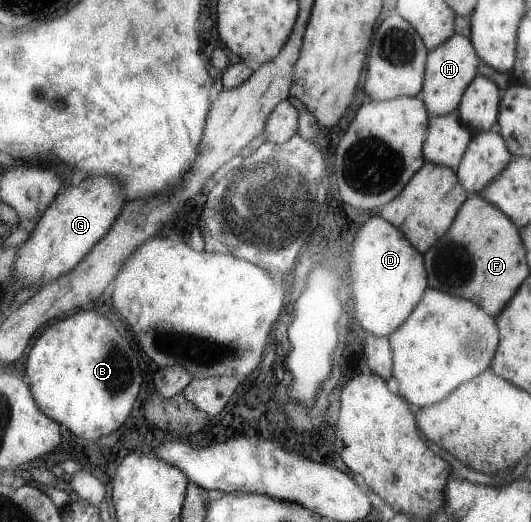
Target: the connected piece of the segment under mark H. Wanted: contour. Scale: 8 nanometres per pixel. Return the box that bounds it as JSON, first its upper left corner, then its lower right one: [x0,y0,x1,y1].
[416,34,481,115]

